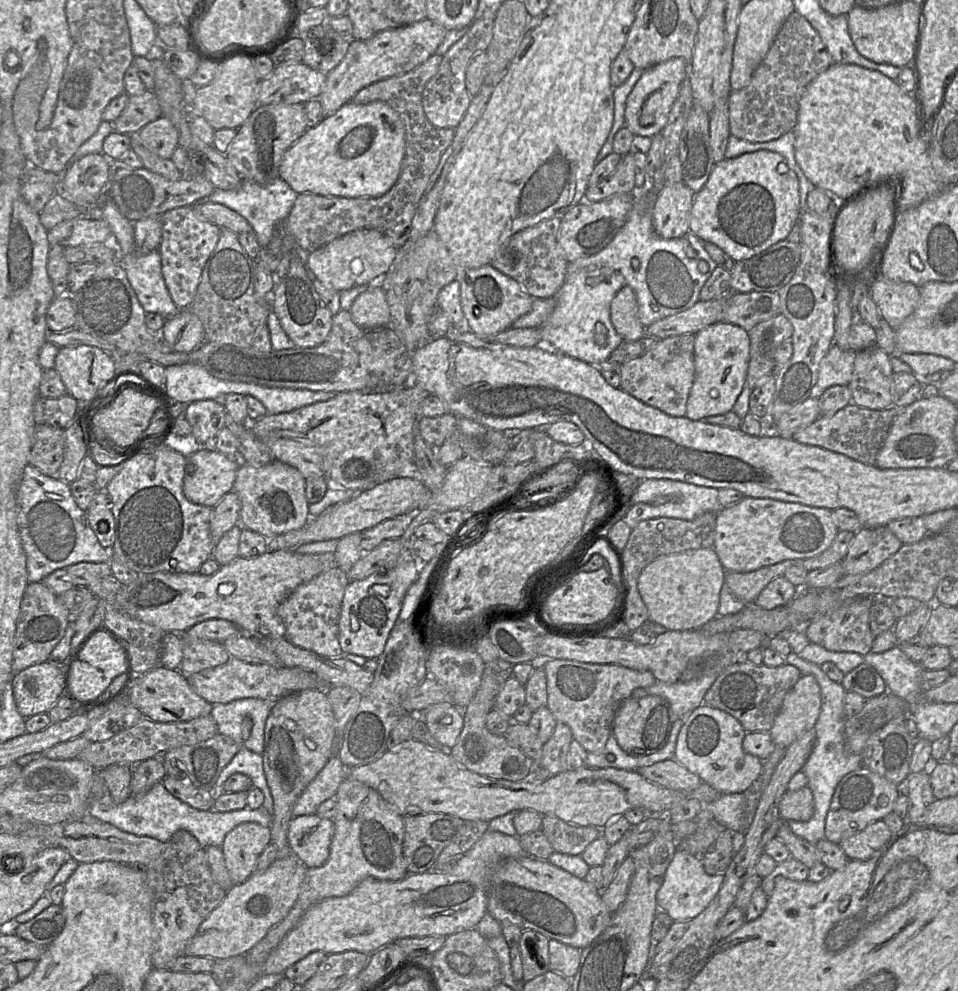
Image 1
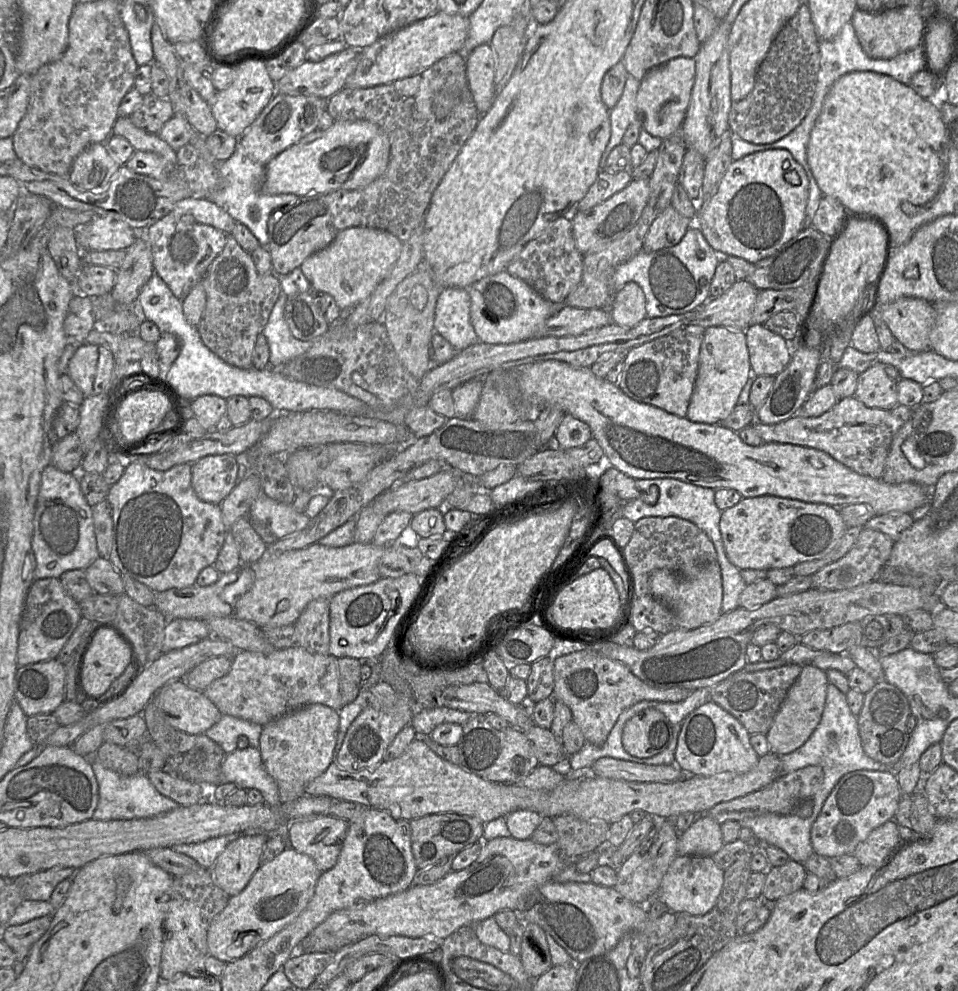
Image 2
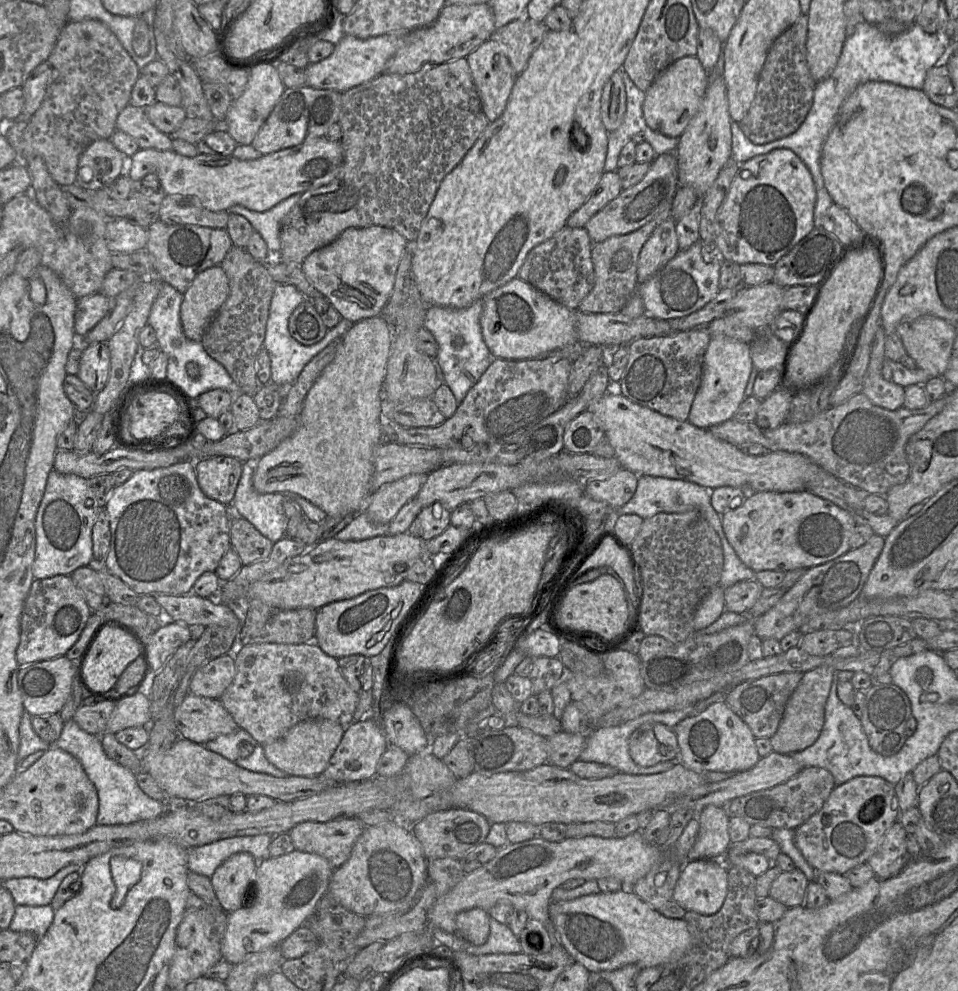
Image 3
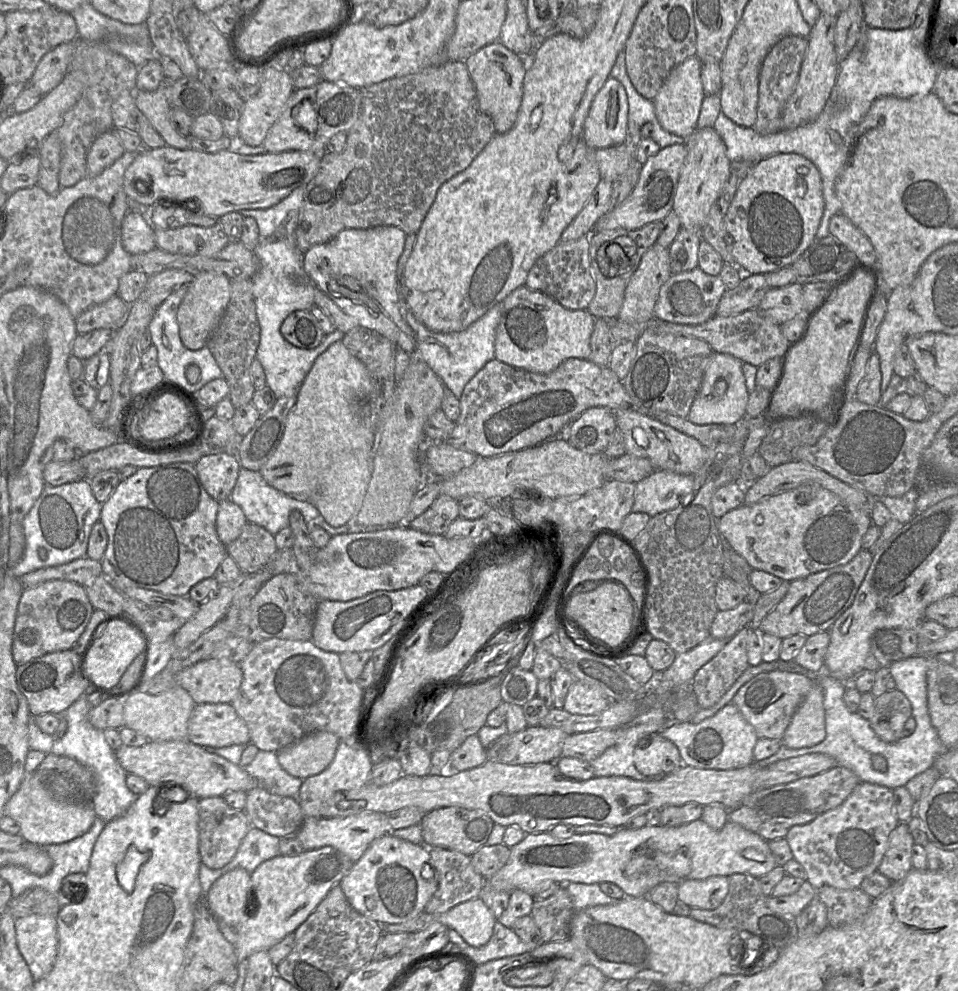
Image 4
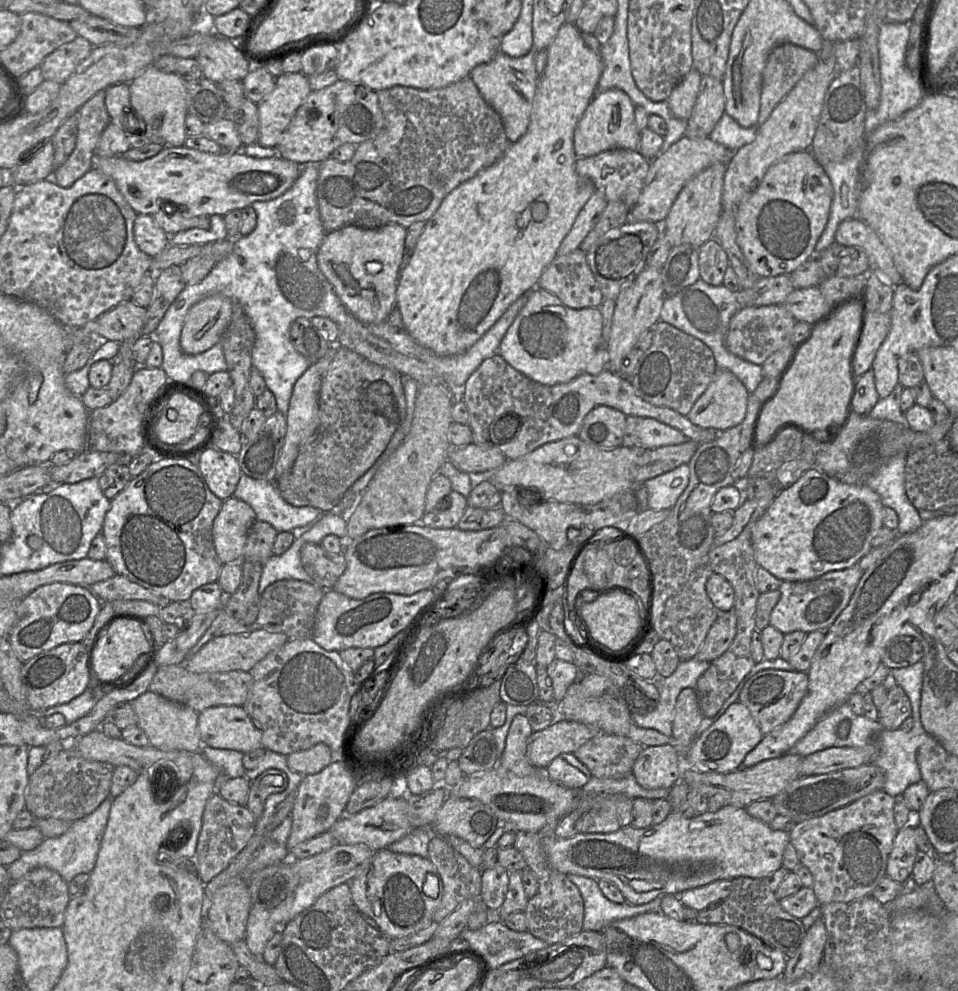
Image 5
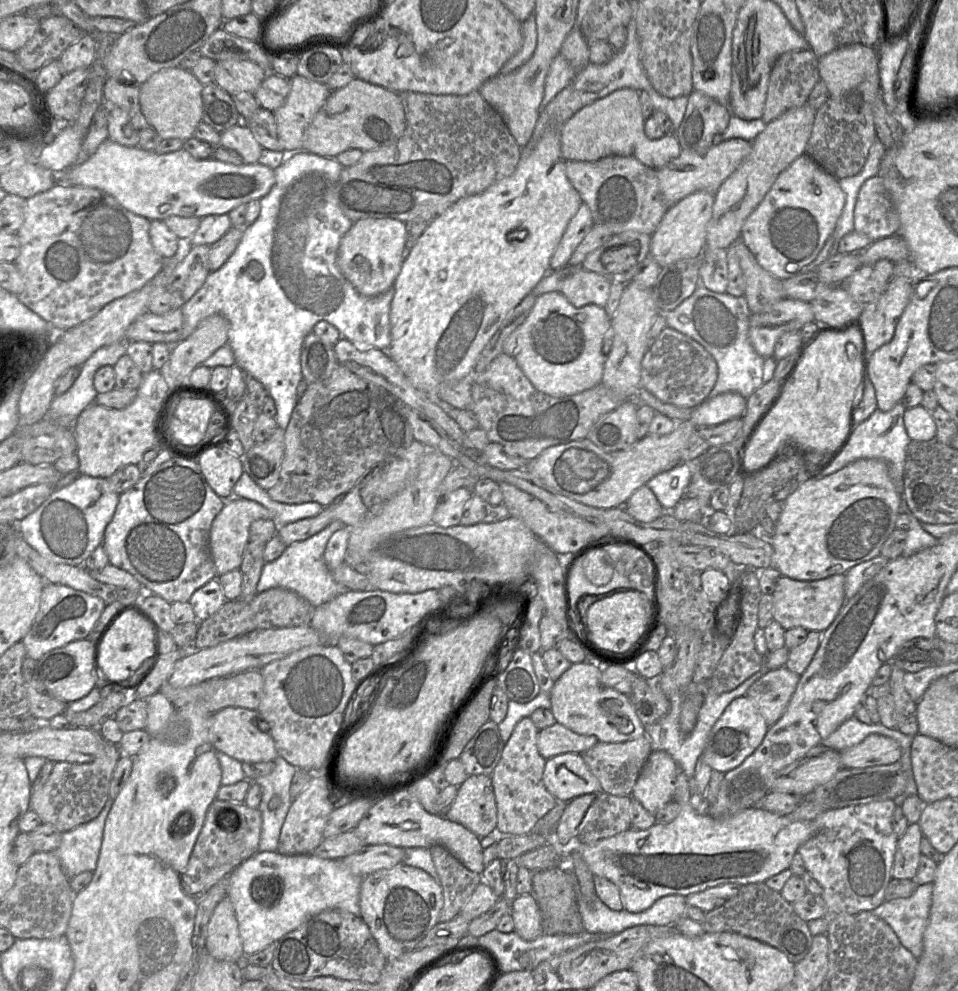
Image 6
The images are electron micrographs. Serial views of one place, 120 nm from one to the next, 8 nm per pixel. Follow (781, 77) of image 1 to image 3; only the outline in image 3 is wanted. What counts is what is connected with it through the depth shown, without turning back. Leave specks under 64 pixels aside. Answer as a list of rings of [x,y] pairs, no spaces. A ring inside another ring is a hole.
[[[808,15],[797,19],[771,45],[760,72],[756,96],[746,116],[738,123],[744,135],[756,145],[770,143],[794,133],[805,120],[813,104],[817,83],[806,60]]]

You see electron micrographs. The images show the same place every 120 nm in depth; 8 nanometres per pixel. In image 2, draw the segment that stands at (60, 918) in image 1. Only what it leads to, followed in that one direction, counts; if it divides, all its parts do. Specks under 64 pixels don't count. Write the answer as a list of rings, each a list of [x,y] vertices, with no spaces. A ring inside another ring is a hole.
[[[52,915],[33,919],[25,924],[4,927],[1,939],[14,951],[16,962],[25,961],[36,943],[48,930]]]

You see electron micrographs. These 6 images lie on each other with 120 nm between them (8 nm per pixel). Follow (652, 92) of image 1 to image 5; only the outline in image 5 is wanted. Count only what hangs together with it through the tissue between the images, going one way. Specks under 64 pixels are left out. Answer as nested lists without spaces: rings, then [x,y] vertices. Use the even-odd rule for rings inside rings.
[[[692,68],[673,89],[665,101],[668,103],[674,117],[686,121],[688,120],[699,93],[700,83],[700,73]]]

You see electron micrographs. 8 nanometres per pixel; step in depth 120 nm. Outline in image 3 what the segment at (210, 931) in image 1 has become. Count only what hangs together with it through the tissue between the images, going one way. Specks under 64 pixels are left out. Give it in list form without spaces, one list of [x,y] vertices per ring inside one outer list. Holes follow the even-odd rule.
[[[293,850],[258,862],[242,907],[227,913],[227,924],[220,942],[222,959],[232,965],[249,955],[279,945],[301,927],[315,912],[320,899],[328,892],[334,868],[324,857]]]

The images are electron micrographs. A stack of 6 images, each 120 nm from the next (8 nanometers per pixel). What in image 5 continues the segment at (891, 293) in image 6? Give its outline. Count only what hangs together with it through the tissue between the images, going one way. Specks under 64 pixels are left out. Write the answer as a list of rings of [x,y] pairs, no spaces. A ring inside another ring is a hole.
[[[867,311],[867,315],[864,320],[864,325],[862,328],[862,333],[860,335],[860,343],[856,350],[854,358],[852,357],[852,364],[854,367],[853,372],[853,381],[855,385],[857,384],[857,378],[862,376],[865,372],[867,372],[871,367],[875,355],[885,340],[886,336],[889,333],[891,326],[890,313],[878,313]]]

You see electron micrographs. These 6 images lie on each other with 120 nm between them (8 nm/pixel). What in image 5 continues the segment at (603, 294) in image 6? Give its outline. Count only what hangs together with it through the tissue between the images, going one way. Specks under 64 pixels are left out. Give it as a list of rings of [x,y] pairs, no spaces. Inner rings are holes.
[[[580,248],[564,256],[557,255],[541,274],[536,287],[554,294],[572,309],[599,307],[603,302],[586,254]]]

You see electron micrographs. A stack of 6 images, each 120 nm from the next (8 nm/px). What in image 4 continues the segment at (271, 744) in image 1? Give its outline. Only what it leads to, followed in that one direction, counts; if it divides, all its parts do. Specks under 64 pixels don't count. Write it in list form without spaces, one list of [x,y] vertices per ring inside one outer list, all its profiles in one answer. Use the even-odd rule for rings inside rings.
[[[313,732],[279,750],[277,759],[288,774],[303,780],[321,773],[330,765],[339,741],[331,732]]]

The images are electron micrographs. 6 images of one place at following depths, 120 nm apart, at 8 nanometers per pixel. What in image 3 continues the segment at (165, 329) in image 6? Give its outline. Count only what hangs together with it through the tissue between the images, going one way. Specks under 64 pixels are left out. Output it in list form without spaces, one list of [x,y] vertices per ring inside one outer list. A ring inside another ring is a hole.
[[[101,292],[82,297],[78,300],[75,313],[75,332],[87,335],[109,312],[112,299]]]

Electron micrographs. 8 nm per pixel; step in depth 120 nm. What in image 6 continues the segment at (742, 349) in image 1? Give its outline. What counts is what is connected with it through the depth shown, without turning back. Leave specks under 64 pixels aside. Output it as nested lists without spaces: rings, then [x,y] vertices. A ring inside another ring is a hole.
[[[726,392],[713,398],[707,398],[692,409],[690,421],[696,428],[719,425],[726,421],[742,417],[747,400],[736,392]]]

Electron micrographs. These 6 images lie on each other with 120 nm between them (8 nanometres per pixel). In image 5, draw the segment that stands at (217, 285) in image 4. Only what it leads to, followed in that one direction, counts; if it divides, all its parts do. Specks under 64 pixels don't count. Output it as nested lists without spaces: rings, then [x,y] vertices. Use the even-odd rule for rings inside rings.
[[[223,294],[208,296],[188,311],[181,336],[183,353],[196,355],[219,343],[232,317],[232,300]]]

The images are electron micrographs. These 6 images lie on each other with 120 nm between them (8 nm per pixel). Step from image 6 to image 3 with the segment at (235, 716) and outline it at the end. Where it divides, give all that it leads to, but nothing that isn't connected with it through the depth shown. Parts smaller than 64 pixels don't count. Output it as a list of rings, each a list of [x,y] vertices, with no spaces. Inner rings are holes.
[[[191,693],[177,707],[174,717],[181,738],[197,744],[206,744],[240,728],[219,699]]]

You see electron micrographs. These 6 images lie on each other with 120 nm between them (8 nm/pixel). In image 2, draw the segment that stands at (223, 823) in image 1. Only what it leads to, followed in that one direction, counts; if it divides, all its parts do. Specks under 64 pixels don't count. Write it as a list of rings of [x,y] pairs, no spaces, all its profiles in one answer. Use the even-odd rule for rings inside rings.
[[[95,754],[87,758],[92,765],[99,790],[99,800],[92,816],[93,820],[149,818],[179,807],[177,802],[160,794],[147,775],[140,772],[135,775],[125,776],[104,767],[95,759]],[[236,832],[225,836],[212,838],[200,843],[178,844],[173,848],[175,852],[194,859],[201,867],[211,870],[219,855],[231,842],[242,836]]]

